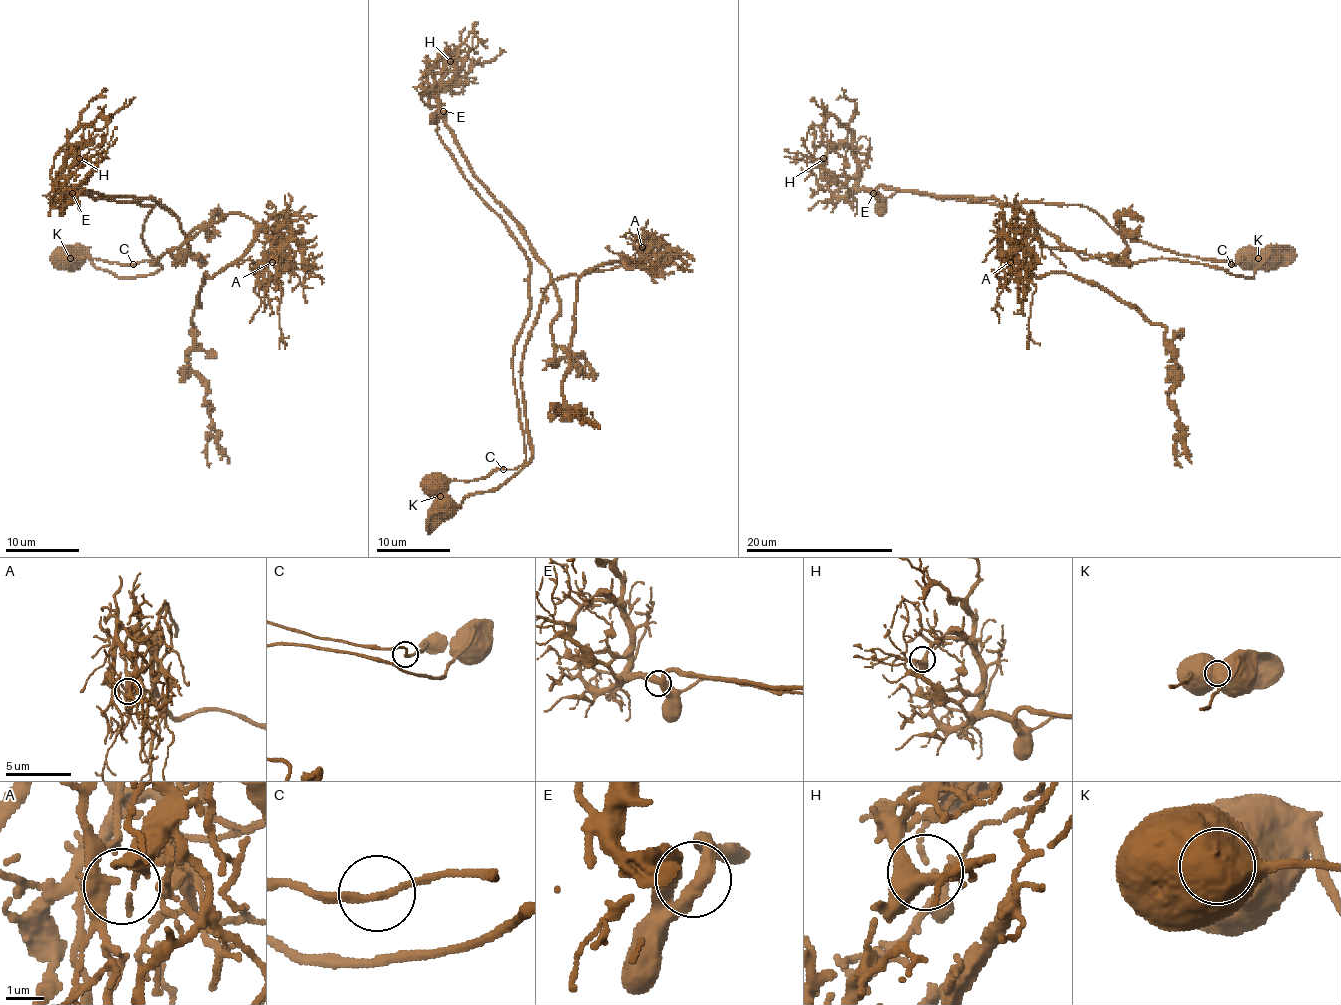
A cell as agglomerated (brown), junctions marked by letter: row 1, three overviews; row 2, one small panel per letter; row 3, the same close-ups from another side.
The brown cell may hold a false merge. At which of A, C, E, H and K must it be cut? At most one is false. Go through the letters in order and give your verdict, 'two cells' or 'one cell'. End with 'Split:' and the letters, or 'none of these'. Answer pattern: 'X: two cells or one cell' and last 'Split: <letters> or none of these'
A: one cell
C: one cell
E: one cell
H: one cell
K: two cells
Split: K

